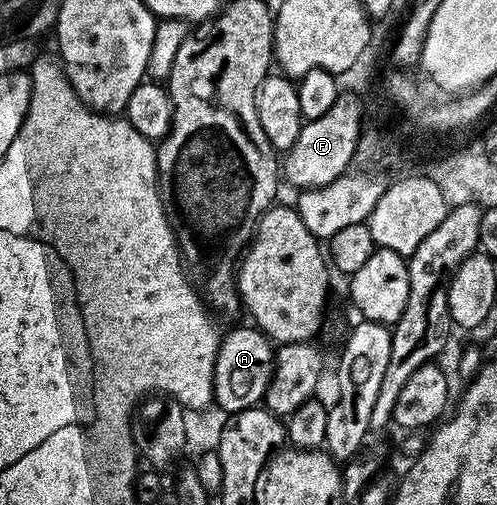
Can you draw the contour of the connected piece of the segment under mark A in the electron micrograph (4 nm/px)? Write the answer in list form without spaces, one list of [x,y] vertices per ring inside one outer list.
[[[257,327],[234,329],[218,343],[214,368],[213,404],[223,409],[223,414],[239,413],[255,408],[265,398],[268,383],[274,374],[276,349],[269,337]]]

